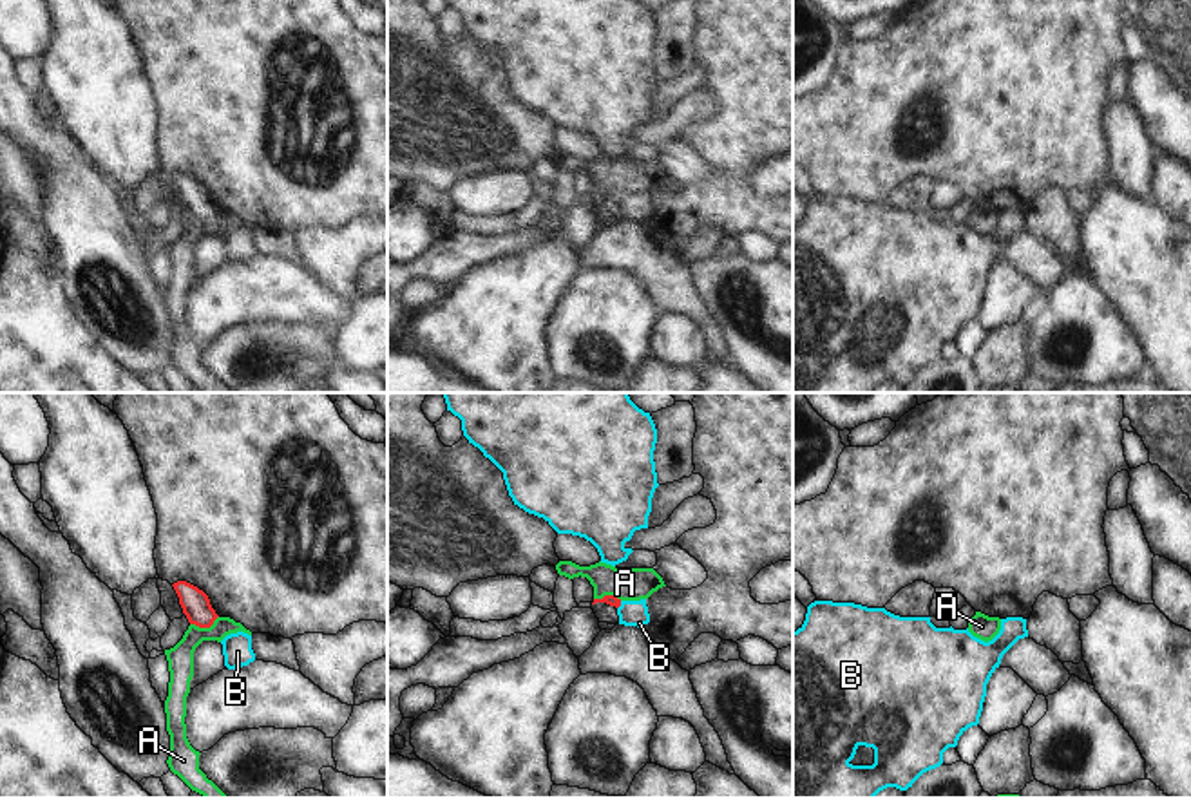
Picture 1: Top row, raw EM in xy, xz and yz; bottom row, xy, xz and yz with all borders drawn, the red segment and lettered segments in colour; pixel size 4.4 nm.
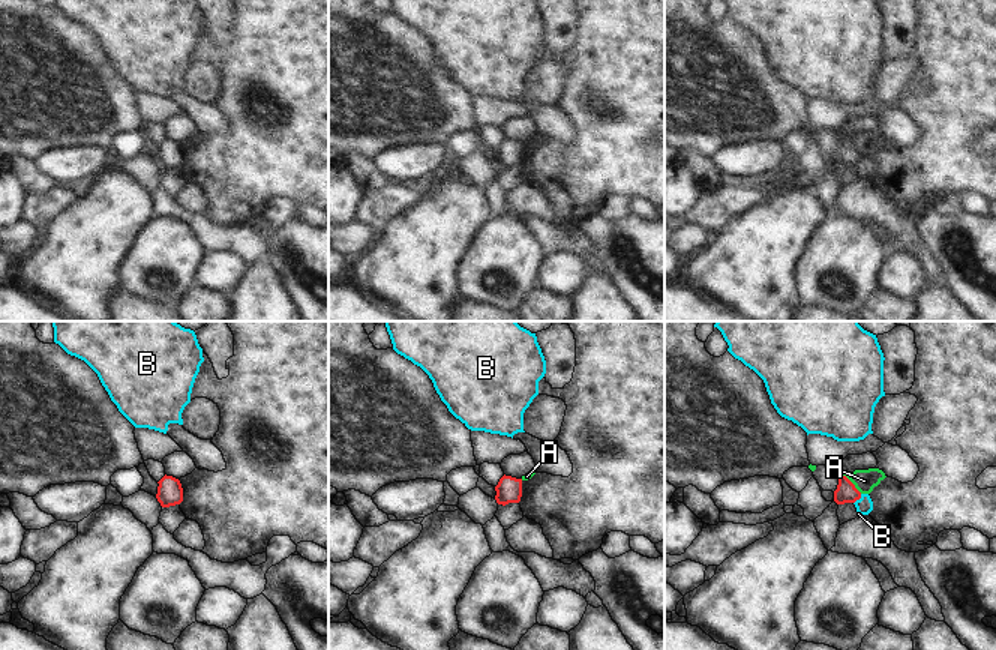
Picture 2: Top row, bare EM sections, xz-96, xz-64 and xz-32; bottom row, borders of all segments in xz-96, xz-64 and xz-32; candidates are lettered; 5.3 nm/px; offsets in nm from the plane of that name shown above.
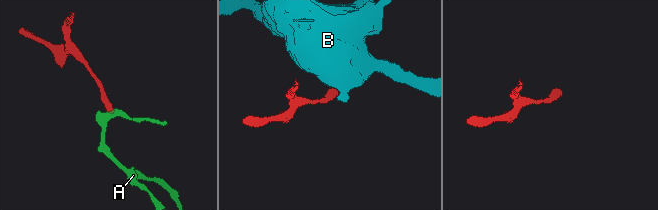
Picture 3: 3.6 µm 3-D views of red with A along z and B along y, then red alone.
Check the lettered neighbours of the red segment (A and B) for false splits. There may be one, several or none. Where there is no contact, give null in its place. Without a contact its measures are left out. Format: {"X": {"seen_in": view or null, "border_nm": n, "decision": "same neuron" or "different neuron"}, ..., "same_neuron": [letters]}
{"A": {"seen_in": "xy", "border_nm": 130, "decision": "different neuron"}, "B": {"seen_in": "xz", "border_nm": 40, "decision": "different neuron"}, "same_neuron": []}

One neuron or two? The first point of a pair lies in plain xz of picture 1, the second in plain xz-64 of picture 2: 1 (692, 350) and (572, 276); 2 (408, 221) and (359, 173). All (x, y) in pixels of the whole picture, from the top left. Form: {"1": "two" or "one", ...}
{"1": "one", "2": "two"}

